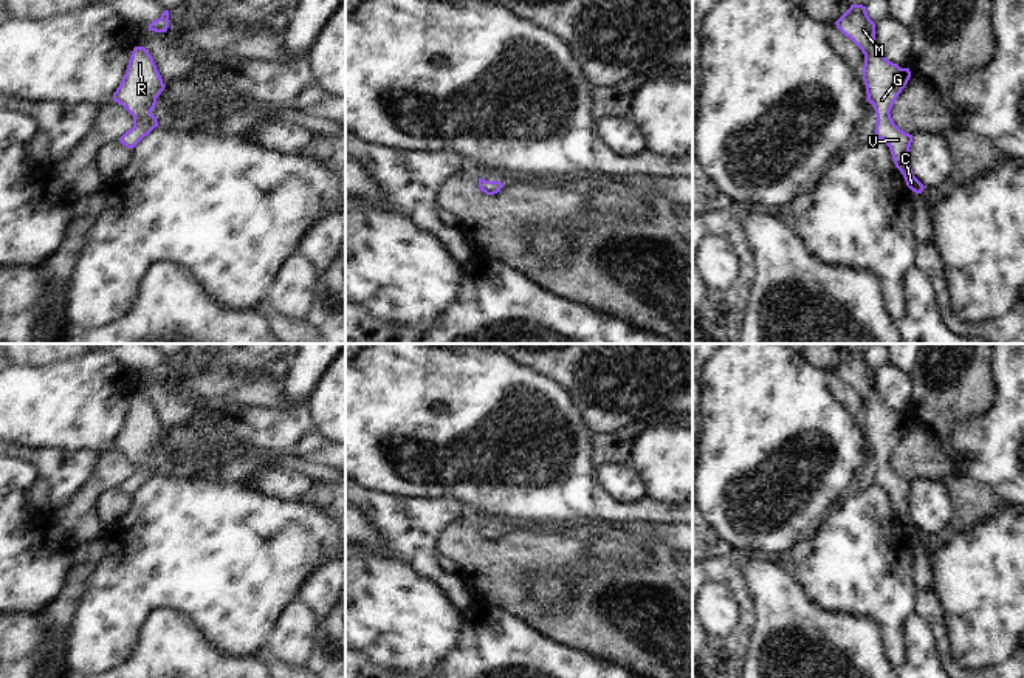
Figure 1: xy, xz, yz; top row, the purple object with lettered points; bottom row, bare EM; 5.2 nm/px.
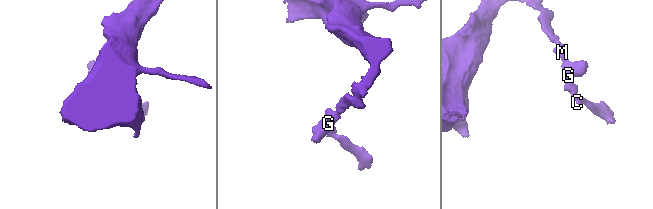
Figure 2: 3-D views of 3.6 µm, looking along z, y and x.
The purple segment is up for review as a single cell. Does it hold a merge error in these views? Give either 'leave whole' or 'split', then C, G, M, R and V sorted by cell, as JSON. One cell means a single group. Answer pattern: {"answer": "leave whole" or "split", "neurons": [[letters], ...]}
{"answer": "leave whole", "neurons": [["C", "G", "M", "R", "V"]]}

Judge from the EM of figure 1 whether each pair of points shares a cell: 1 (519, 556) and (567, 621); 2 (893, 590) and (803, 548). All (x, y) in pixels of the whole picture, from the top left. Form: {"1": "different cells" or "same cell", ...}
{"1": "same cell", "2": "different cells"}

